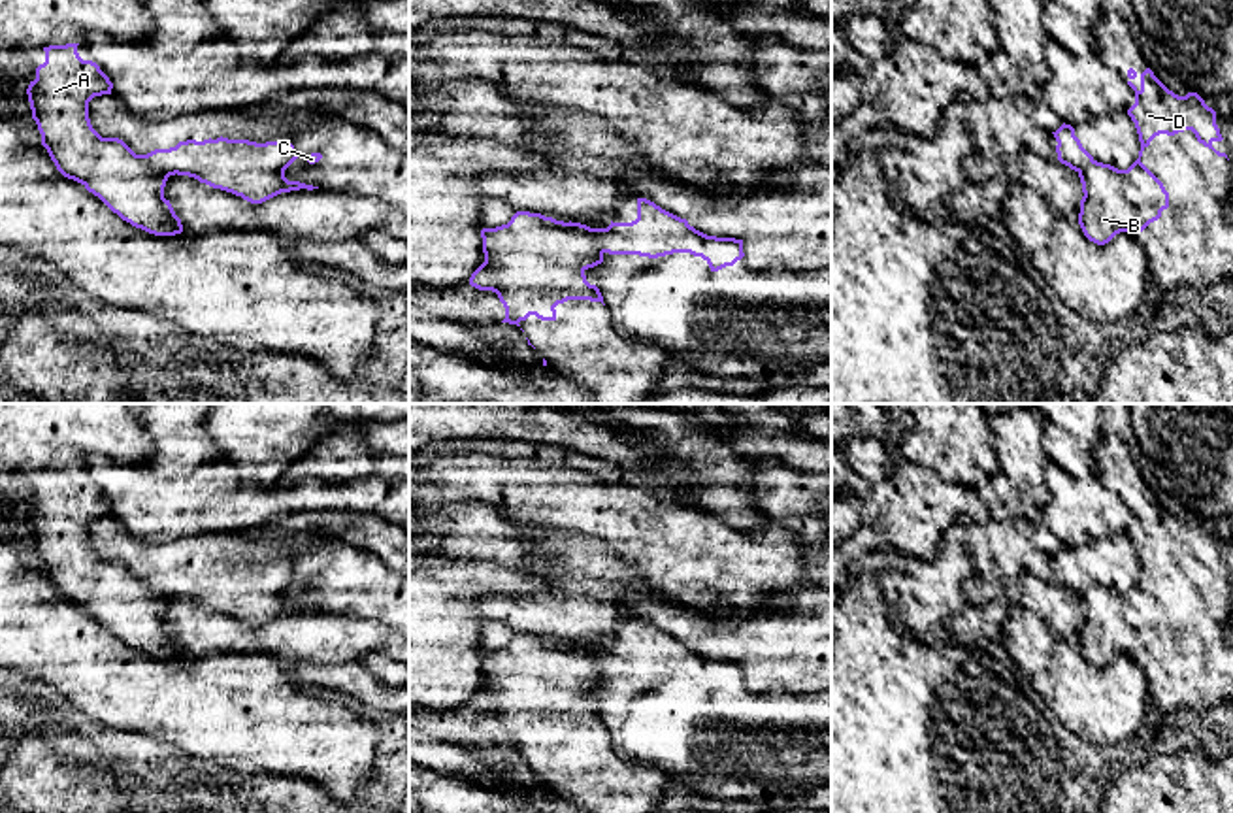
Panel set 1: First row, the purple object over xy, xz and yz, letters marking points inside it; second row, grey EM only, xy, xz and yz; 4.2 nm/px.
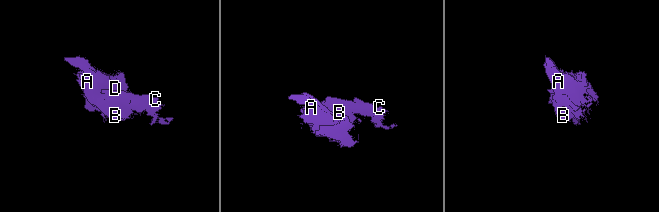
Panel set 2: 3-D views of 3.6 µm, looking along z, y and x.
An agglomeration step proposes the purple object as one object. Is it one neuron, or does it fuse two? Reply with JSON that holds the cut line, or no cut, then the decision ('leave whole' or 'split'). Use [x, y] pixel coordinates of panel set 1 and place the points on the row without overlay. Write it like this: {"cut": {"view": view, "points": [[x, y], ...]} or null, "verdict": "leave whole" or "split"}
{"cut": {"view": "xz", "points": [[560, 644], [575, 647], [604, 674]]}, "verdict": "split"}

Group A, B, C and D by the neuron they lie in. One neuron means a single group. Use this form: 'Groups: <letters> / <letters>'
Groups: A B D / C

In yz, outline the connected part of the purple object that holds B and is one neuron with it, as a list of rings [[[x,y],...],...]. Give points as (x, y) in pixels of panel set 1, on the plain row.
[[[1129,490],[1127,500],[1127,507],[1135,513],[1135,526],[1127,538],[1139,556],[1139,581],[1127,592],[1093,583],[1078,594],[1084,615],[1078,647],[1097,668],[1109,666],[1120,655],[1143,655],[1169,630],[1163,606],[1141,585],[1143,573],[1156,558],[1192,553],[1199,566],[1227,581],[1212,570],[1214,564],[1224,562],[1216,534],[1197,515],[1175,517],[1150,490],[1141,498]]]

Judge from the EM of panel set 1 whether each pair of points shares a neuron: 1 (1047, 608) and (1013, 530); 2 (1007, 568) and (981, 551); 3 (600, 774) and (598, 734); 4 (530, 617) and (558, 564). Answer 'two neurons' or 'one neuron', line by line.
1: two neurons
2: one neuron
3: one neuron
4: one neuron

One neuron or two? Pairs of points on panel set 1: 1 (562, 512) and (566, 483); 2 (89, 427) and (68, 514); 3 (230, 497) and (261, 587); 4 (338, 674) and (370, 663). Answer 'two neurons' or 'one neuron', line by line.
1: one neuron
2: one neuron
3: two neurons
4: two neurons

